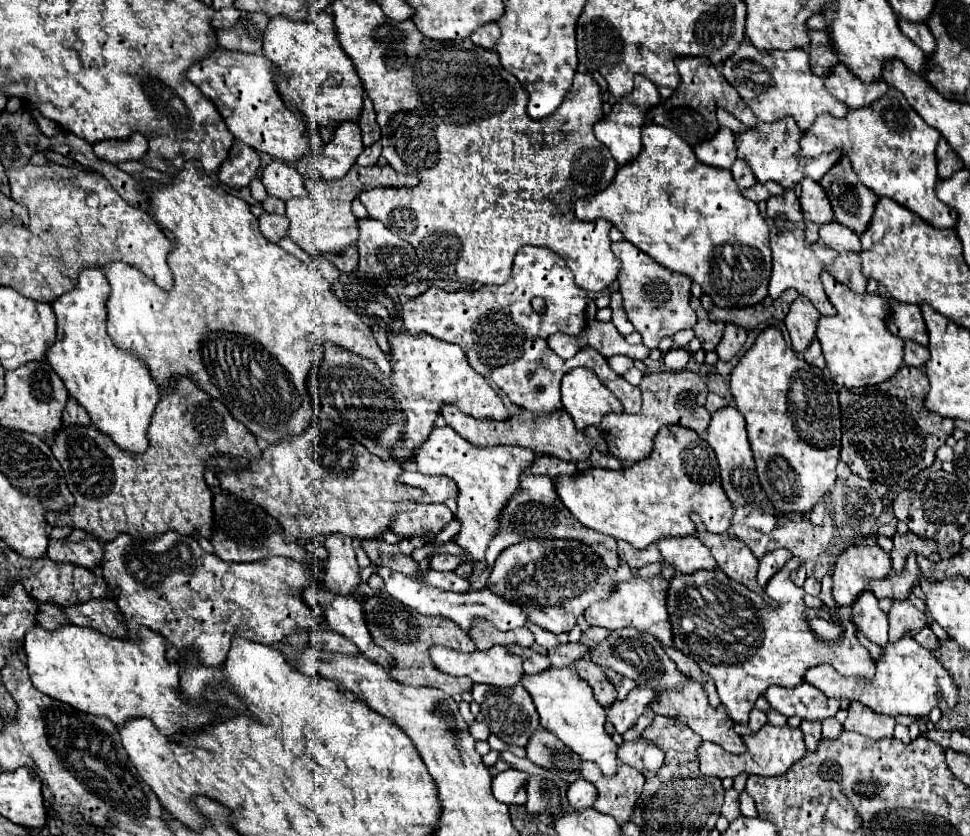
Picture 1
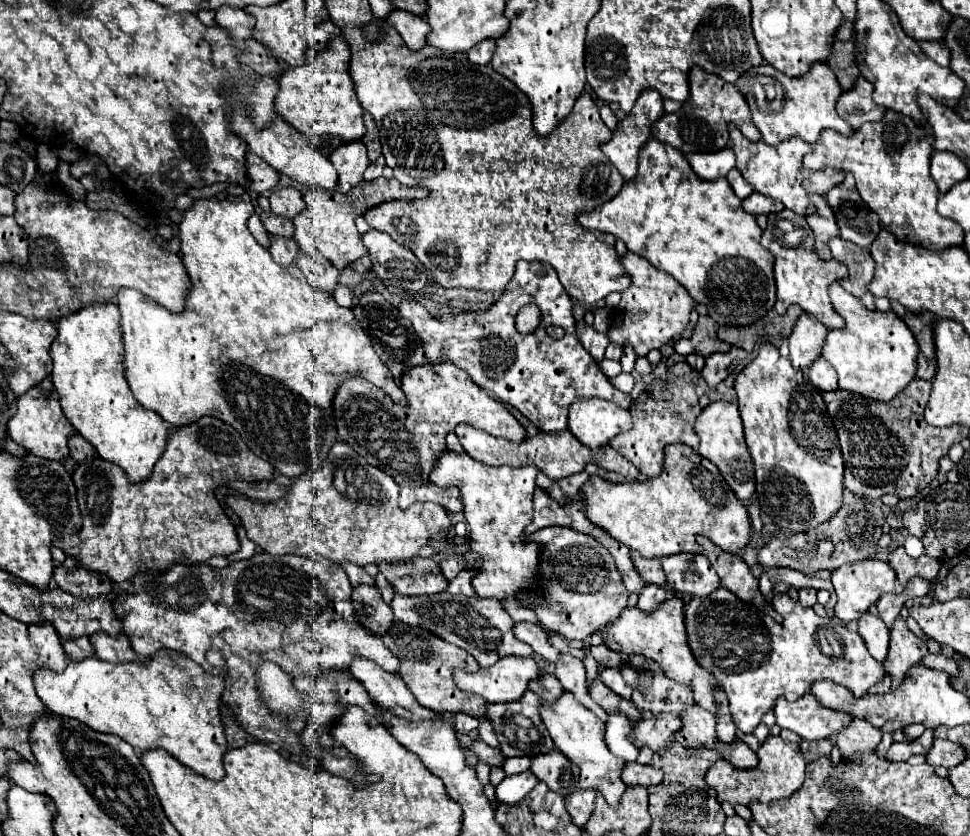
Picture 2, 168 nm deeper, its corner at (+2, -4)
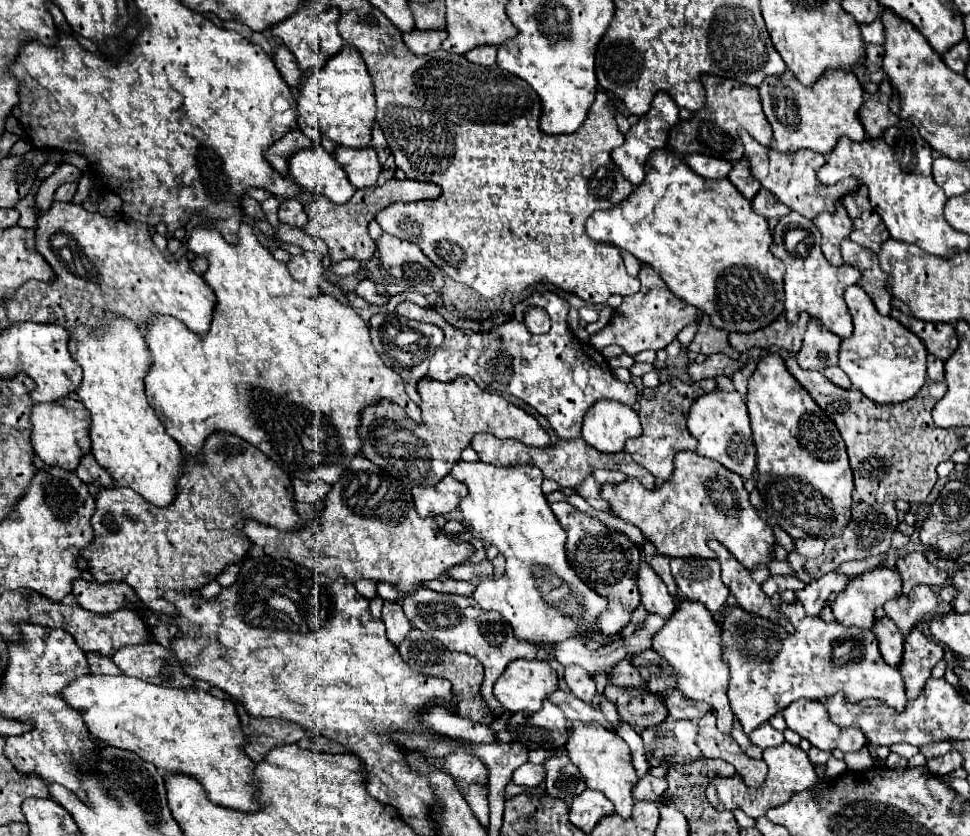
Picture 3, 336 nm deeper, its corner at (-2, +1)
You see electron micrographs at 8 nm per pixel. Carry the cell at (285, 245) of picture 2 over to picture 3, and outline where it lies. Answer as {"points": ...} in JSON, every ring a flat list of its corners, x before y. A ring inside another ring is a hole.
{"points":[[304,254,292,256,290,262,288,262,288,270,290,270,292,278,296,278,300,282,306,282,308,280,308,270,310,270,310,260]]}

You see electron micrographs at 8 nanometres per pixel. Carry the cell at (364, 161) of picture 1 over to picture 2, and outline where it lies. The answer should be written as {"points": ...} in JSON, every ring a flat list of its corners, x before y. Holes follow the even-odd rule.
{"points":[[380,157,378,161,374,161,374,163,368,165,368,169,366,169,366,173,364,173,364,179,366,179,366,181,378,179,378,177,382,175,382,167,384,167,384,159]]}

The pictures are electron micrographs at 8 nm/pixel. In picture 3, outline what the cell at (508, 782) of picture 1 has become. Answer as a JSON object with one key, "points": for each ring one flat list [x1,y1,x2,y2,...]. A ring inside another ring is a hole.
{"points":[[526,762,522,764,522,768,518,768,514,774,512,774,512,782,516,784,524,784,524,786,540,786,546,778,546,770,542,764,532,764,532,762]]}

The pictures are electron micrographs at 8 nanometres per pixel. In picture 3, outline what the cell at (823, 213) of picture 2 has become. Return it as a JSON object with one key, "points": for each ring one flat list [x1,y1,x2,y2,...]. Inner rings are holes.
{"points":[[838,202,836,212,822,212,814,218,814,224,822,232,822,254,832,266,842,266,844,260,840,256,840,242,850,236,852,232,852,220,846,212,846,208]]}

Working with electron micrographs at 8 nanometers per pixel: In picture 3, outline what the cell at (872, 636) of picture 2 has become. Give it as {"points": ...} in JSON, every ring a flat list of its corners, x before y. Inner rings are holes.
{"points":[[882,618,874,624,874,632,880,642,880,652,886,664,898,668,904,652,904,636,898,632,898,626,890,618]]}

